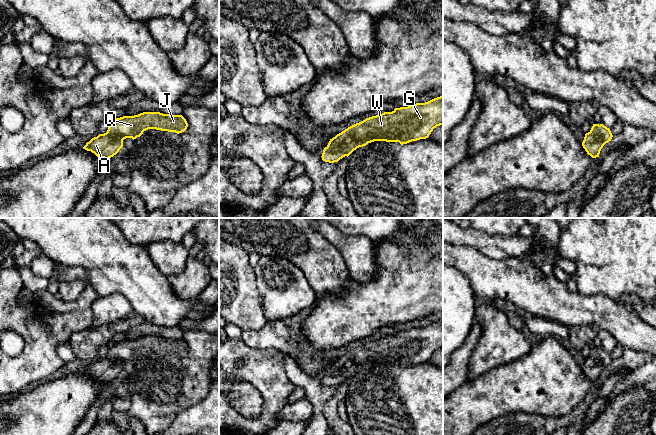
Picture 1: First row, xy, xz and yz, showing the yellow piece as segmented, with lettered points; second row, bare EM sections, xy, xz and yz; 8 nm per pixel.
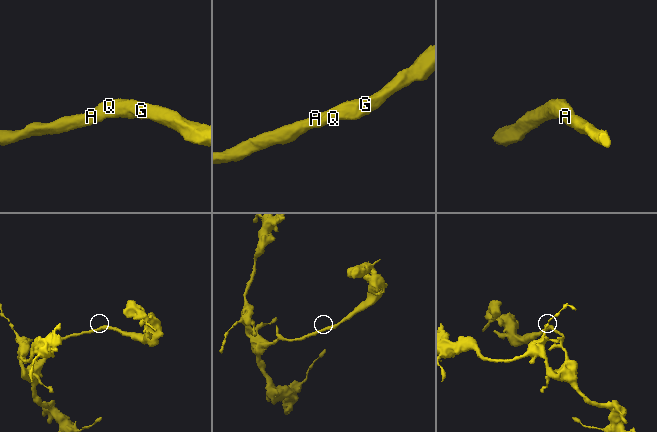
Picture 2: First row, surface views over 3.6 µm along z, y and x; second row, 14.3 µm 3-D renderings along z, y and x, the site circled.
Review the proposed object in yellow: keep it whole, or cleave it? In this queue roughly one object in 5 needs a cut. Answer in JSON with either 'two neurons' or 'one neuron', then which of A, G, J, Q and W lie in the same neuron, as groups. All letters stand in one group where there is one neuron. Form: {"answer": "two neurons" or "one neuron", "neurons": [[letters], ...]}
{"answer": "one neuron", "neurons": [["A", "G", "J", "Q", "W"]]}

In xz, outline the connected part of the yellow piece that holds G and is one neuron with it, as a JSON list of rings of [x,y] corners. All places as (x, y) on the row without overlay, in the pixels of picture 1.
[[[443,319],[425,327],[416,327],[408,331],[395,332],[392,336],[366,342],[330,363],[322,377],[322,384],[329,387],[338,386],[349,380],[359,371],[374,365],[399,366],[401,369],[412,365],[426,363],[437,350],[443,349]]]

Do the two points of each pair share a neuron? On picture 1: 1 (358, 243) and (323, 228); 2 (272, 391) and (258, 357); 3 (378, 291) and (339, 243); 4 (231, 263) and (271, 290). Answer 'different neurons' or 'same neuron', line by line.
1: same neuron
2: same neuron
3: different neurons
4: different neurons

